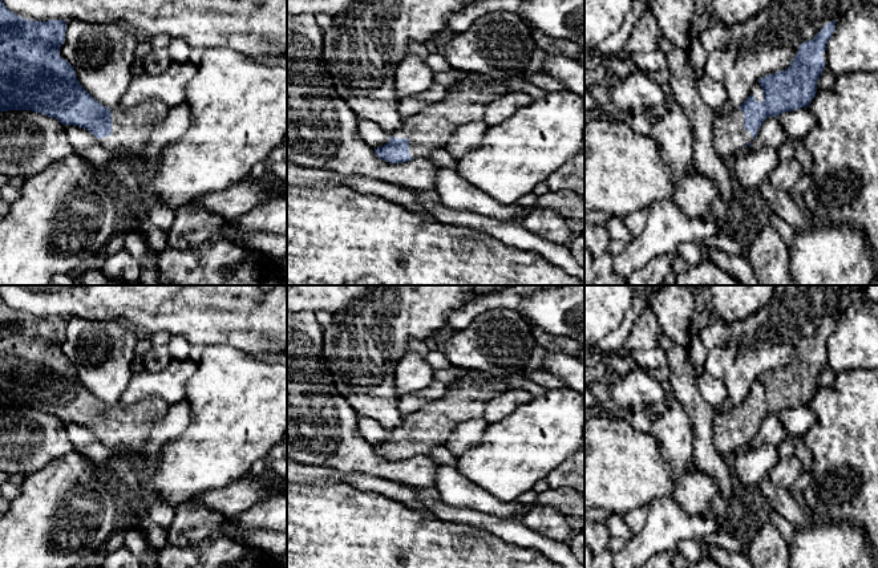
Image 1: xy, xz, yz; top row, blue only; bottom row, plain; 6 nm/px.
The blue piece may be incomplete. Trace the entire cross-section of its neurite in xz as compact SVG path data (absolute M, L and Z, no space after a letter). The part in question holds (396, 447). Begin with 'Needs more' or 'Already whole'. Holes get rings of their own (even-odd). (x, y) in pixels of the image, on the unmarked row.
Needs more. M489 374L482 380L461 376L446 386L442 398L404 417L402 423L392 431L389 439L375 446L380 457L401 461L429 454L458 425L482 419L490 398L513 389L502 377Z

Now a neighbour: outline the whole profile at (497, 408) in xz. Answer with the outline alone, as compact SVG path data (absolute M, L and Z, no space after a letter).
M511 389L490 398L485 407L483 419L487 423L503 419L513 413L521 403L530 402L534 398L531 393L523 389Z

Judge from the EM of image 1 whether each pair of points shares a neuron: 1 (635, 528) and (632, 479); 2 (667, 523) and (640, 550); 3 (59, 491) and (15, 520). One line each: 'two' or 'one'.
1: two
2: one
3: one

